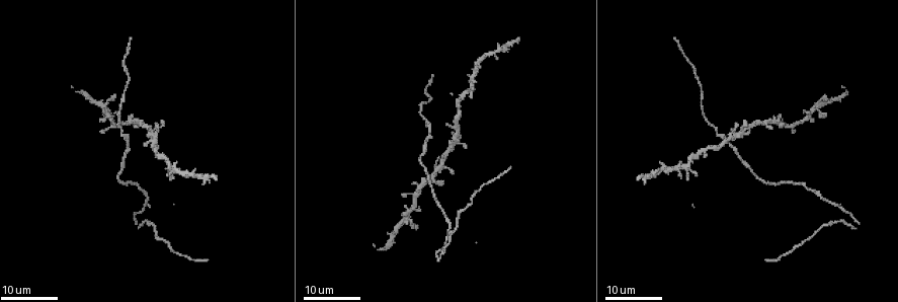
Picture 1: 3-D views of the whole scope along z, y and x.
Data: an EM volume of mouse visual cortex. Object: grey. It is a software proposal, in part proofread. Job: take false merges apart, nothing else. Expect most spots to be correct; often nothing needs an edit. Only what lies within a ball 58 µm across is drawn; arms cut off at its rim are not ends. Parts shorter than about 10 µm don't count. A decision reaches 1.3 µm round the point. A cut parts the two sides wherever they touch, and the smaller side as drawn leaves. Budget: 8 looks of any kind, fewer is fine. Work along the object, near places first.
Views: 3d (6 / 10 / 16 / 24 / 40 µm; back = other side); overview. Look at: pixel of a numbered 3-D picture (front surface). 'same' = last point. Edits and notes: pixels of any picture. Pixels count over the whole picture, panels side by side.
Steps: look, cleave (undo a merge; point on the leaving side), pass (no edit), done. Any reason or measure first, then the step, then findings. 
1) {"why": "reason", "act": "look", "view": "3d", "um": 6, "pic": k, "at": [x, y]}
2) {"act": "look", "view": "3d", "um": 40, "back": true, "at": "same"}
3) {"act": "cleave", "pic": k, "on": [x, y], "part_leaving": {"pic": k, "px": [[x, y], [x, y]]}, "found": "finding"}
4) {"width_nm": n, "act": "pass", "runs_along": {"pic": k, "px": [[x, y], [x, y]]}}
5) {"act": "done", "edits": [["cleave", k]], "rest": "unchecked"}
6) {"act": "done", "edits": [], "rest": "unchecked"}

{"act": "look", "view": "3d", "um": 24, "pic": 1, "at": [123, 182]}

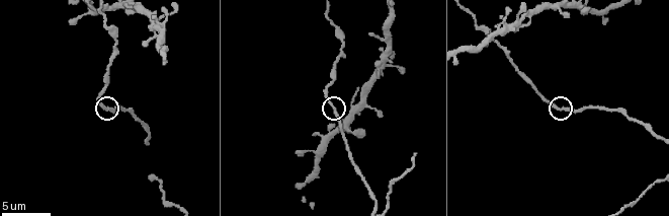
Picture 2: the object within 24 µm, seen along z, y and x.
{"why": "closer look", "act": "look", "view": "3d", "um": 6, "pic": 2, "at": [334, 112]}

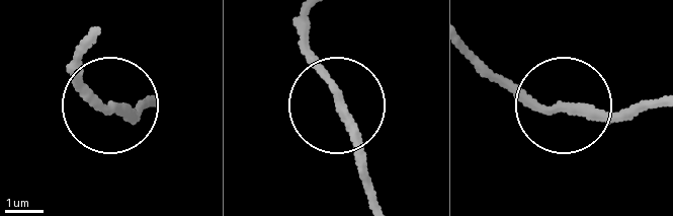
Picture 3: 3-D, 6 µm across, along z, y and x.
{"act": "pass", "runs_along": {"pic": 3, "px": [[343, 91], [337, 101], [299, 33]]}, "found": "continuous, no second neuron"}

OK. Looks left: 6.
{"why": "branch point", "act": "look", "view": "3d", "um": 10, "pic": 2, "at": [163, 36]}

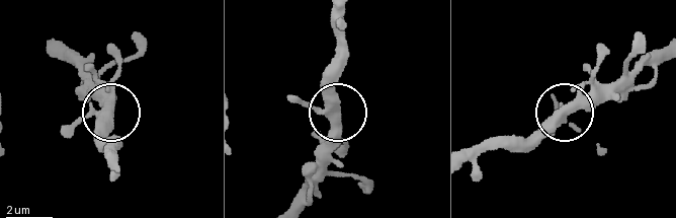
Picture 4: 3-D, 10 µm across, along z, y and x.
{"act": "pass", "found": "continuous, no second neuron"}

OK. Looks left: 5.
{"act": "look", "view": "3d", "um": 16, "pic": 2, "at": [141, 120]}

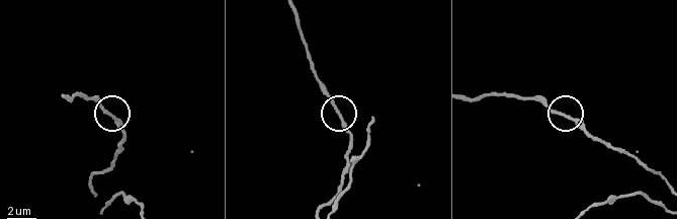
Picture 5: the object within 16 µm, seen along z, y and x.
{"act": "look", "view": "3d", "um": 6, "pic": 5, "at": [339, 116]}

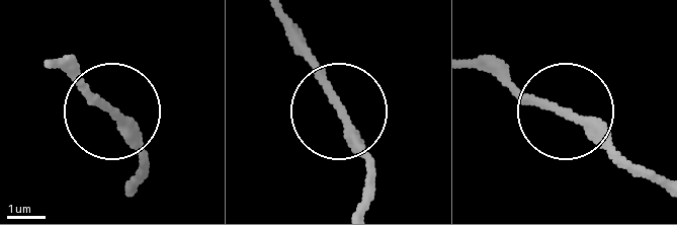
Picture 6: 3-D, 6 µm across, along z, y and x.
{"act": "pass", "runs_along": {"pic": 6, "px": [[477, 61], [573, 116], [627, 170]]}, "found": "one neuron here"}

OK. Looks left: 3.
{"act": "look", "view": "3d", "um": 10, "pic": 2, "at": [113, 37]}

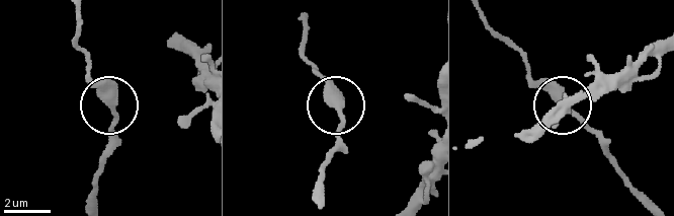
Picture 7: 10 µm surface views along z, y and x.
{"act": "look", "view": "3d", "um": 6, "pic": 7, "at": [114, 104]}

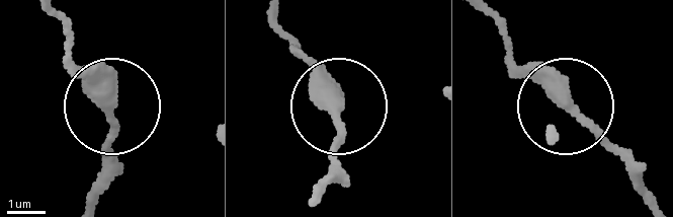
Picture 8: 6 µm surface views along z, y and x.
{"act": "pass", "runs_along": {"pic": 8, "px": [[309, 203], [328, 173], [341, 105], [292, 42]]}, "found": "continuous, no second neuron"}

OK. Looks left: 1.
{"act": "done", "edits": [], "rest": "unchecked"}

